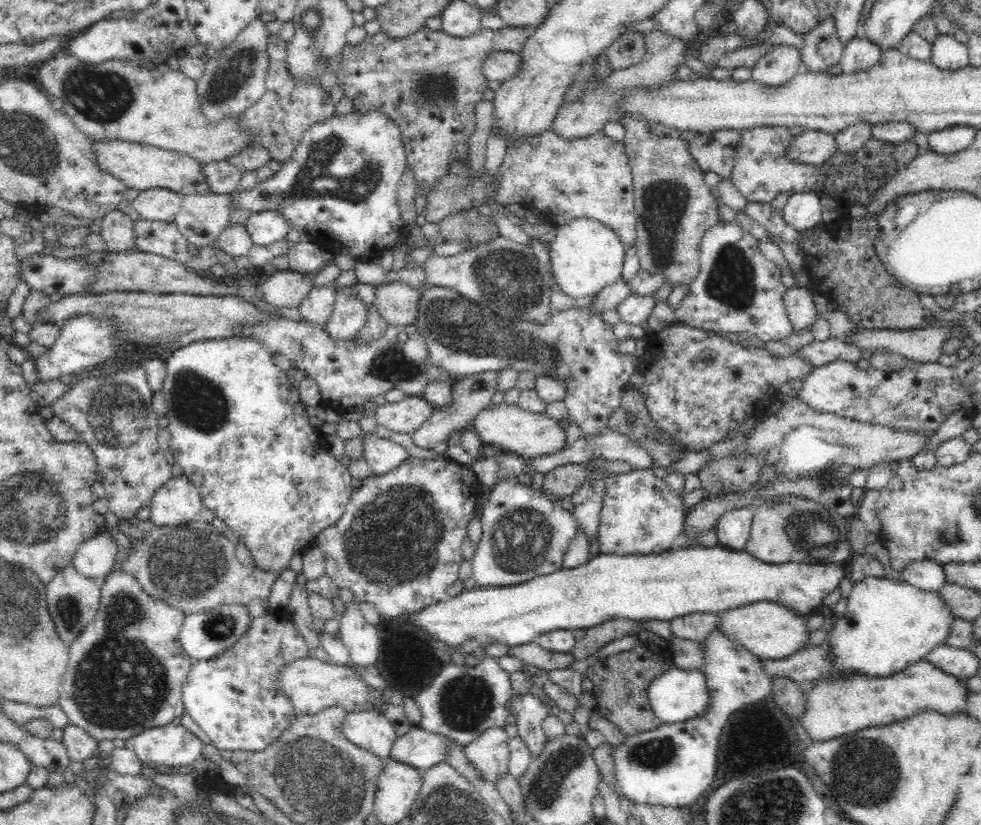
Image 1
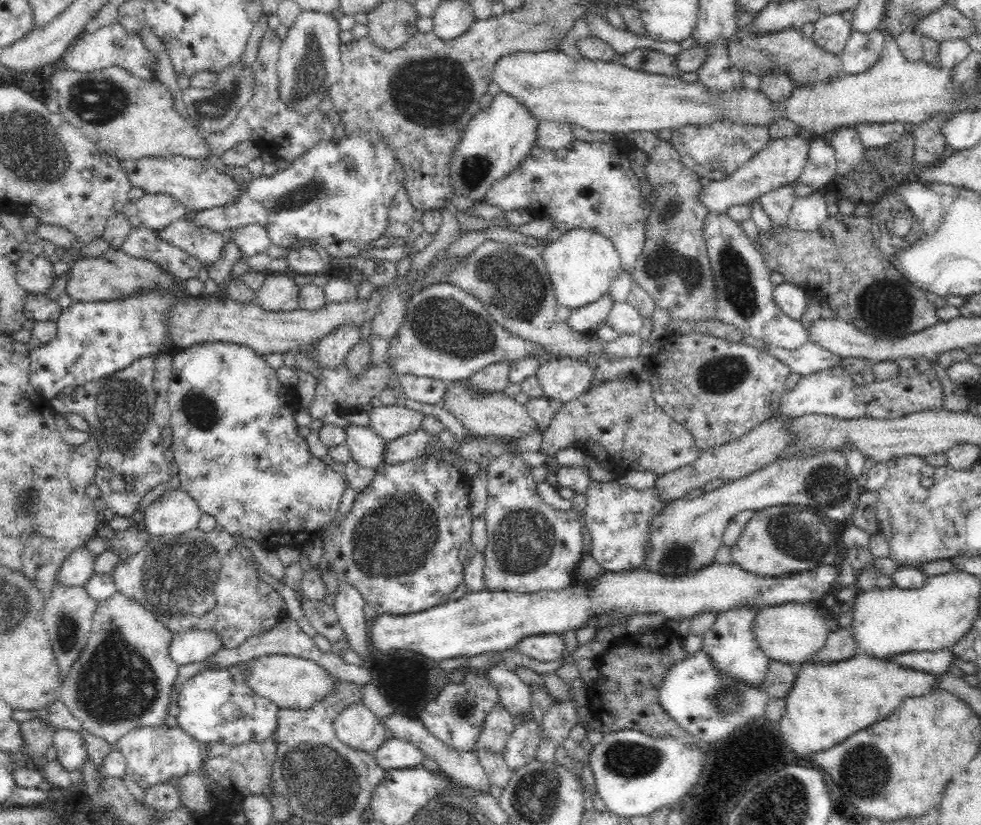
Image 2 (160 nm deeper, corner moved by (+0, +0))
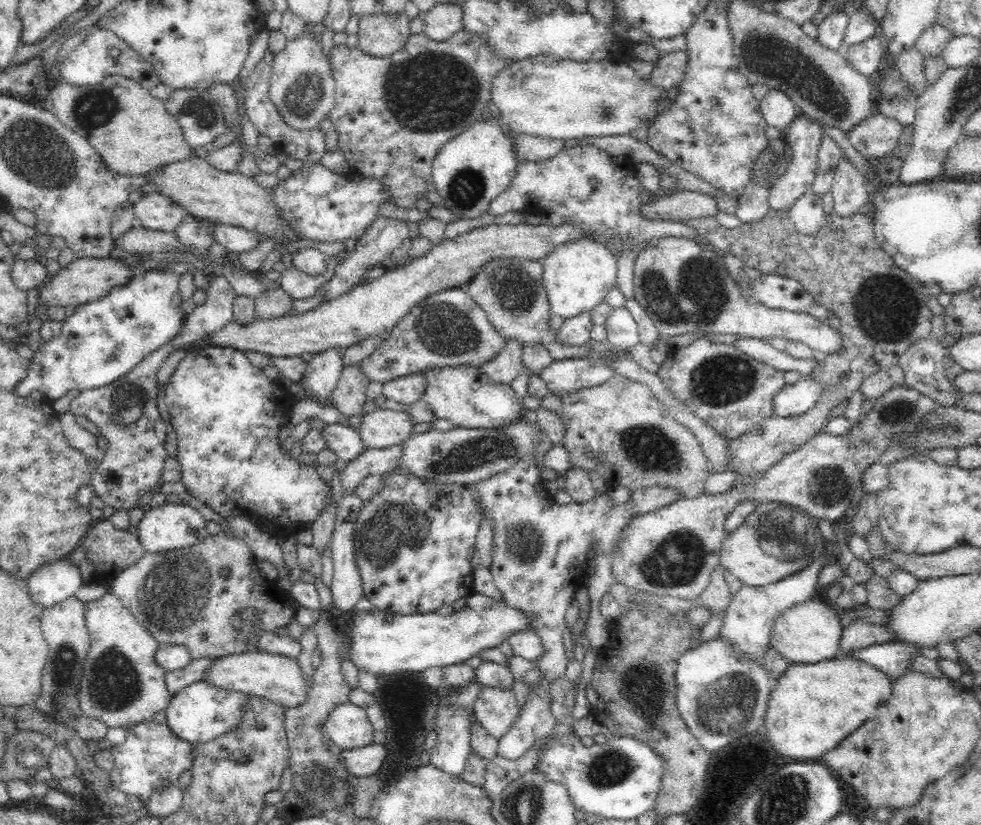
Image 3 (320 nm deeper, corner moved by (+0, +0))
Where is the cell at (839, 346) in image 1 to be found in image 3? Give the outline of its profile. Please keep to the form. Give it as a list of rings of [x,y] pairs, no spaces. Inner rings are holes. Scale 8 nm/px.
[[[740,337],[733,341],[732,346],[740,349],[743,354],[754,358],[757,362],[762,362],[775,370],[798,371],[802,377],[810,375],[818,364],[818,361],[797,360],[784,352],[776,350],[766,340]]]

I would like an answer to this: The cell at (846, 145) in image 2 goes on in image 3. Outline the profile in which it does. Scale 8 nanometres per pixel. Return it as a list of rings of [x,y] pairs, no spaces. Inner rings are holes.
[[[841,159],[837,164],[830,191],[834,201],[832,212],[841,217],[858,213],[868,202],[869,192],[864,178],[846,159]]]

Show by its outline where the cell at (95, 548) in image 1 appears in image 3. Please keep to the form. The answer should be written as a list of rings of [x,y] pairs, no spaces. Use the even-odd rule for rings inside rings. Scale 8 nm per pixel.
[[[68,558],[38,566],[25,582],[32,601],[42,605],[44,610],[75,596],[84,583],[78,567],[70,564]]]

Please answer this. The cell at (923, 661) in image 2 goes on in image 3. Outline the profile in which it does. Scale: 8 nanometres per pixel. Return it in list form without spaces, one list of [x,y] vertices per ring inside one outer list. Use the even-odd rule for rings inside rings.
[[[890,641],[850,650],[846,656],[866,662],[894,680],[911,670],[910,656],[916,652],[919,652],[918,646],[911,642]]]

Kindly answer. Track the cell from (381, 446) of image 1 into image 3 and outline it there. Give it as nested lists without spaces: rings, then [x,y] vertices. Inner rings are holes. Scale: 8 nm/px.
[[[330,424],[324,426],[320,432],[326,442],[326,450],[332,451],[336,454],[336,458],[341,458],[346,463],[367,450],[360,439],[359,432],[348,426]]]

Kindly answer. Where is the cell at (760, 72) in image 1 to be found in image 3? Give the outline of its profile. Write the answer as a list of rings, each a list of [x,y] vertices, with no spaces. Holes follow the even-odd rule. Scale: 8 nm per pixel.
[[[776,89],[769,91],[761,101],[762,116],[766,124],[777,128],[782,136],[791,122],[800,116],[800,111],[786,94]]]

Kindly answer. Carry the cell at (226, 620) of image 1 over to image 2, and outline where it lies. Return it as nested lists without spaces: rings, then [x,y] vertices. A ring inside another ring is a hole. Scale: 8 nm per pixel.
[[[190,629],[173,634],[168,653],[176,665],[184,666],[204,661],[220,647],[222,647],[222,641],[214,631]]]

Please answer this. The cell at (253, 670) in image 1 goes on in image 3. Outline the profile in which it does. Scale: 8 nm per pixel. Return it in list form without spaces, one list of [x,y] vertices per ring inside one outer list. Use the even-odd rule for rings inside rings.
[[[196,681],[171,696],[168,706],[164,708],[165,723],[174,736],[190,744],[208,742],[240,724],[244,702],[246,702],[244,693],[218,689],[214,685],[208,685],[206,681]]]

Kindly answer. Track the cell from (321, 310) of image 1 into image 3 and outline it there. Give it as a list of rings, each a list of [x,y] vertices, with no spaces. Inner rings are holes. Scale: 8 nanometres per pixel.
[[[327,259],[327,269],[324,275],[310,276],[298,270],[293,264],[286,267],[281,274],[279,285],[294,300],[310,298],[319,292],[320,286],[328,282],[330,276],[334,274],[336,260]]]

